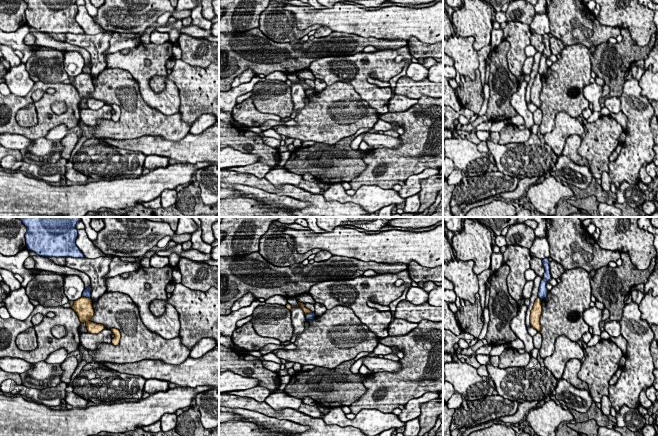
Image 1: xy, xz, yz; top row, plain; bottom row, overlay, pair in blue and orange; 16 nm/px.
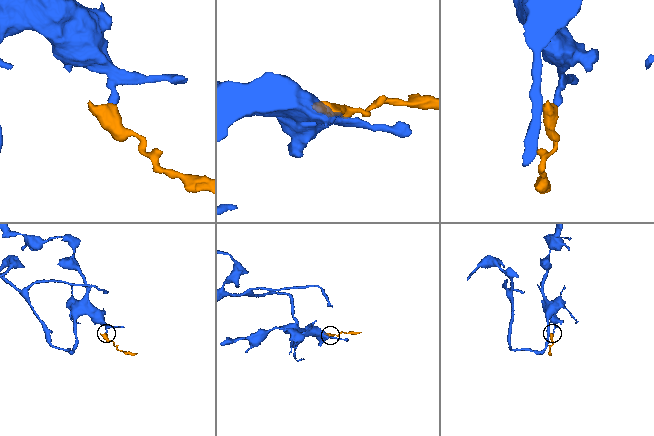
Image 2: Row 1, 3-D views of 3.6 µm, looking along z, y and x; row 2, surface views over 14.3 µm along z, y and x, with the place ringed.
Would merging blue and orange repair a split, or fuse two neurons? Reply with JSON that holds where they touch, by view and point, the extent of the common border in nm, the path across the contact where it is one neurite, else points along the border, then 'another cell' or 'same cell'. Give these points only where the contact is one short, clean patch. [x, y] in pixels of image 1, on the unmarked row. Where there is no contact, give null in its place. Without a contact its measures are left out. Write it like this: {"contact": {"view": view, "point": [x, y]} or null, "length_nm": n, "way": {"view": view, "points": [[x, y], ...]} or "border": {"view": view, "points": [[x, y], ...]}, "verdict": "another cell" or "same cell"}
{"contact": {"view": "xy", "point": [86, 73]}, "length_nm": 150, "border": {"view": "xy", "points": [[82, 72], [90, 74]]}, "verdict": "another cell"}

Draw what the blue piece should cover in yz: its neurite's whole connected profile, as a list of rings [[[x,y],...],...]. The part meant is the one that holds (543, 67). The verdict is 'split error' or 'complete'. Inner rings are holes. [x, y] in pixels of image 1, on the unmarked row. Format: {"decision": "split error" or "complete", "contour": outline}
{"decision": "complete", "contour": [[[545,34],[542,36],[544,44],[545,44],[545,49],[544,49],[544,54],[541,56],[541,60],[539,63],[539,68],[538,68],[538,73],[542,76],[547,73],[548,66],[546,64],[546,60],[548,57],[552,54],[550,50],[550,42],[549,42],[549,35]]]}

